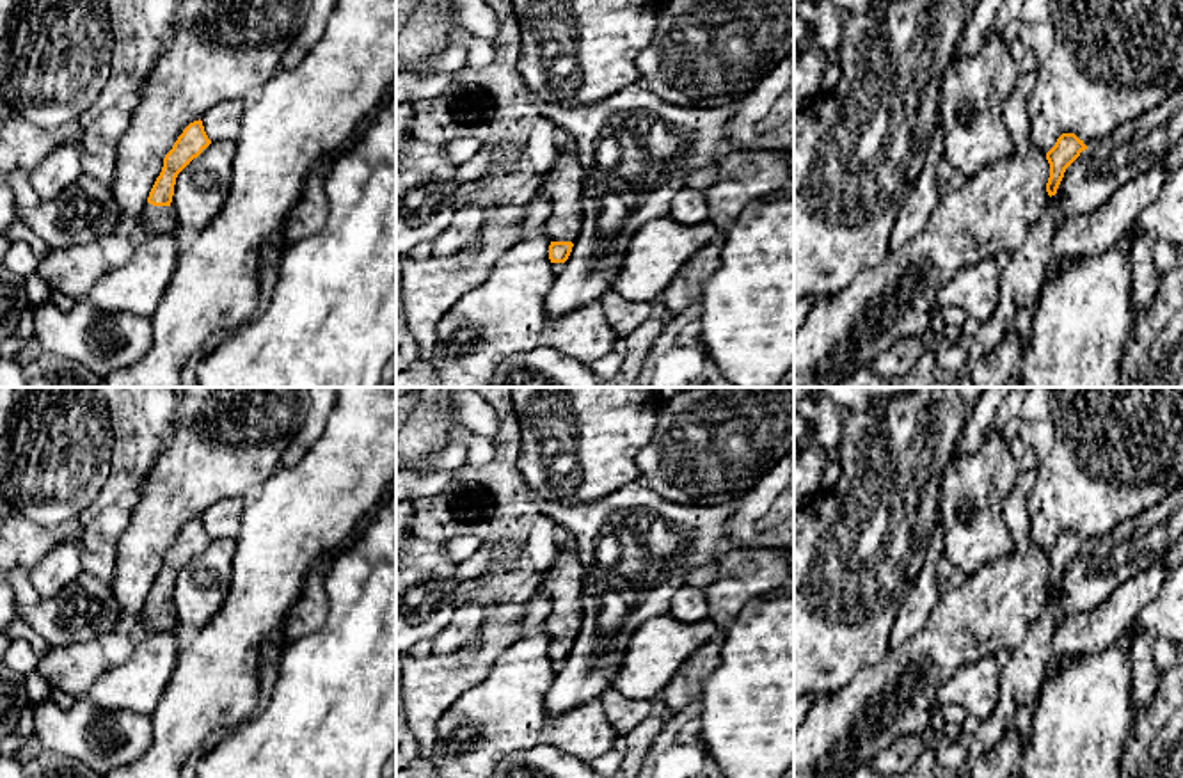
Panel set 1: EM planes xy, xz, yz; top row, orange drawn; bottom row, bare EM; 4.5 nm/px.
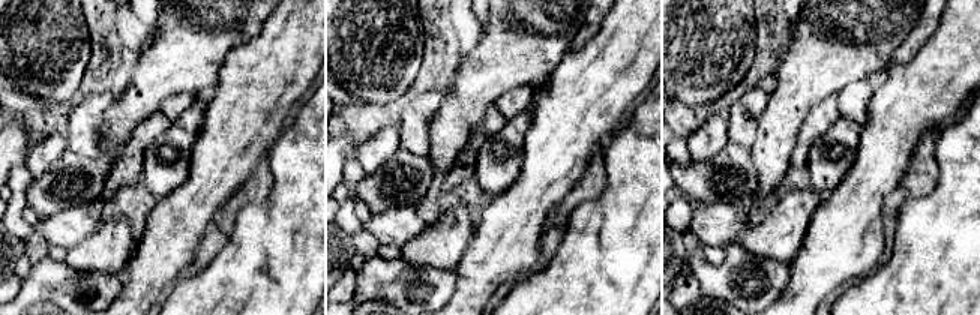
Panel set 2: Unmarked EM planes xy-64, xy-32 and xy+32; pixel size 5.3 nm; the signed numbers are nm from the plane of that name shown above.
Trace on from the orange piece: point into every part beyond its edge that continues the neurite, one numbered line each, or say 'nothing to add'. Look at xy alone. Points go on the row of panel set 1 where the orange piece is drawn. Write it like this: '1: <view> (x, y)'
1: xy (150, 212)

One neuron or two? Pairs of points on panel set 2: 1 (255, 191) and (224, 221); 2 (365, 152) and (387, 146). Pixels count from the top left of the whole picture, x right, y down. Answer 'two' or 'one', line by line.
1: one
2: one

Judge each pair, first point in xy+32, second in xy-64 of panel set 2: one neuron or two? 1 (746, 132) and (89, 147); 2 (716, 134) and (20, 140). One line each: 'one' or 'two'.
1: one
2: two

